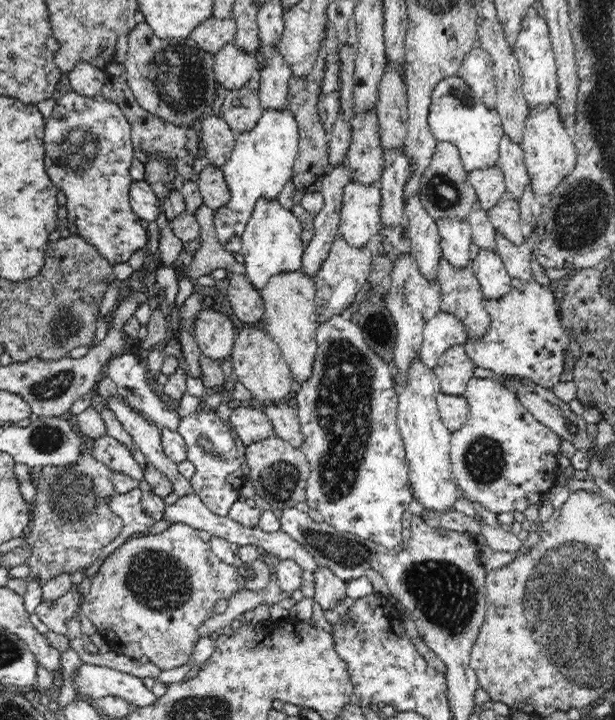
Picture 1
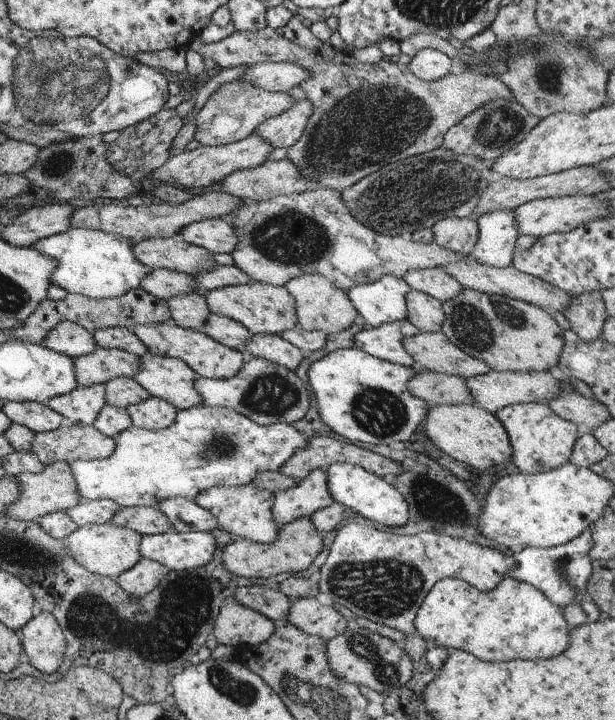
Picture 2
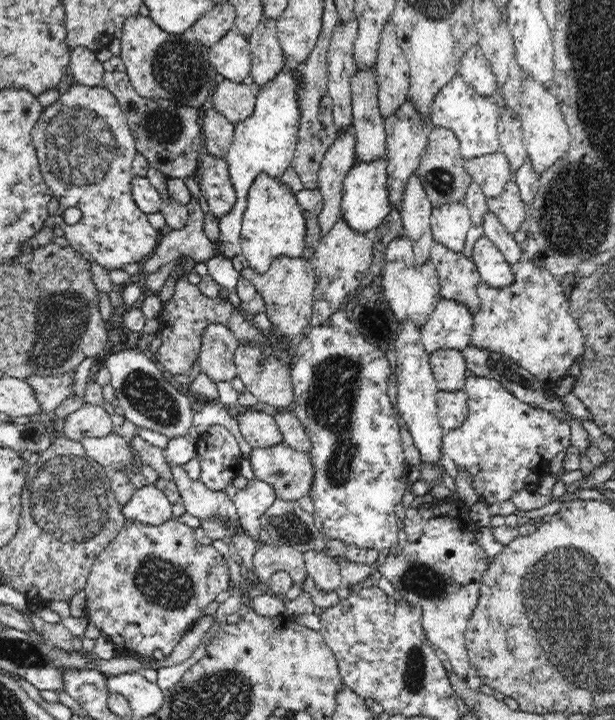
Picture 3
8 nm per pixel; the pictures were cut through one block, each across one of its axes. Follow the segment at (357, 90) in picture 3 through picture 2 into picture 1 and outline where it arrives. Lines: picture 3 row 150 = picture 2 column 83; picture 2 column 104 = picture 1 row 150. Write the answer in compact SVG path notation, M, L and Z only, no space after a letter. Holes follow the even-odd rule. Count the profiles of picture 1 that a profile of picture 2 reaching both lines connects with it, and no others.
M376 111L355 114L350 120L351 146L345 161L350 171L350 181L364 186L378 184L384 168L384 151L379 138Z

